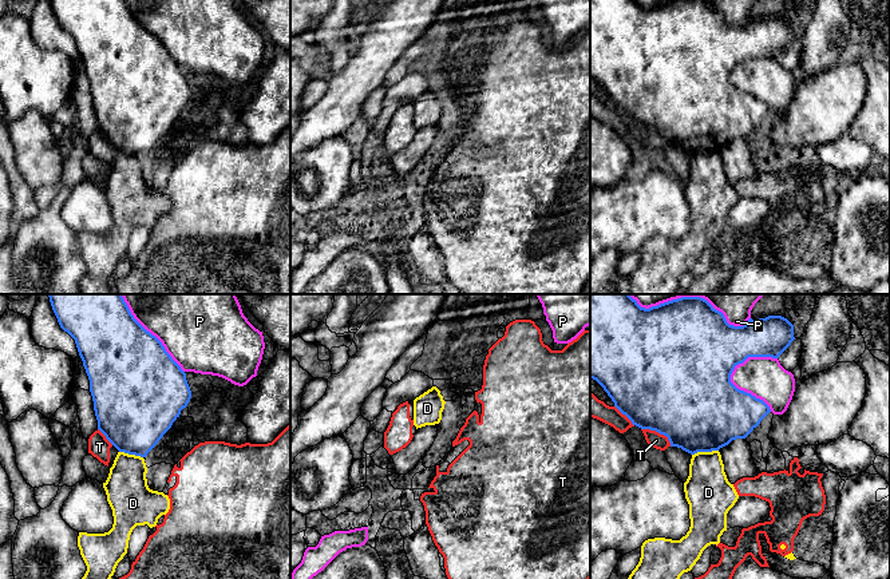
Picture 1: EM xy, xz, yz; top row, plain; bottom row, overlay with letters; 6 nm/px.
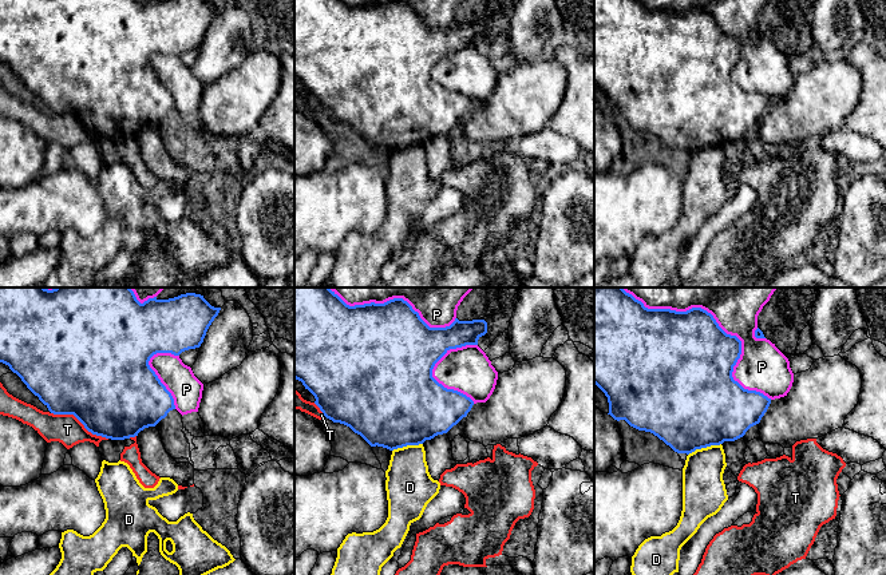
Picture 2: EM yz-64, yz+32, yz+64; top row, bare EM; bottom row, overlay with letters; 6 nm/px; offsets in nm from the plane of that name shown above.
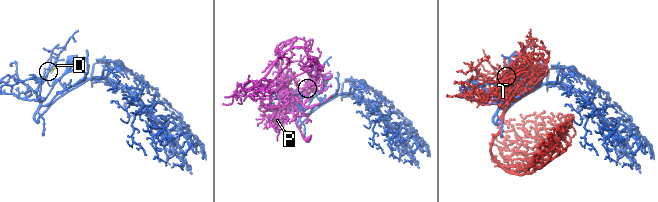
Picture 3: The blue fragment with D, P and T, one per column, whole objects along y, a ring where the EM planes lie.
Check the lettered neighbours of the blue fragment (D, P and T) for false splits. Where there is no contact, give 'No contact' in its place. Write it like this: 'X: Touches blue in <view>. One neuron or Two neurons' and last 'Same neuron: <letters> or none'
D: Touches blue in yz. Two neurons
P: Touches blue in yz. Two neurons
T: Touches blue in yz. Two neurons
Same neuron: none

